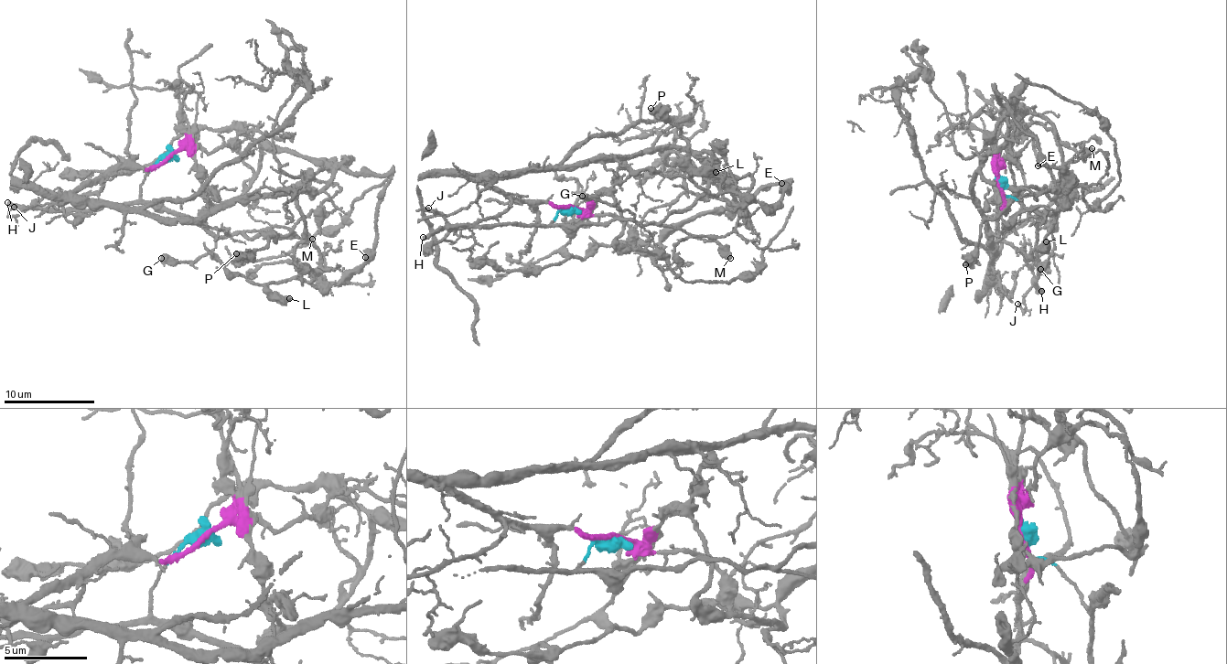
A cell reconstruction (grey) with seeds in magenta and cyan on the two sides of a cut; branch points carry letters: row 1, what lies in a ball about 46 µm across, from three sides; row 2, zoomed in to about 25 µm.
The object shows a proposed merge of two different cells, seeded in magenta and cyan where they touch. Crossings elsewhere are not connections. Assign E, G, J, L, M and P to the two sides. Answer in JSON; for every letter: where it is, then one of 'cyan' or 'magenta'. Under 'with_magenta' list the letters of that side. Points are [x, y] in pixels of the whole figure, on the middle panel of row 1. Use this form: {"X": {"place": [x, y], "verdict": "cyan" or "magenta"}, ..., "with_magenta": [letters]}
{"E": {"place": [781, 183], "verdict": "magenta"}, "G": {"place": [582, 196], "verdict": "cyan"}, "J": {"place": [428, 208], "verdict": "magenta"}, "L": {"place": [715, 172], "verdict": "magenta"}, "M": {"place": [730, 258], "verdict": "cyan"}, "P": {"place": [651, 108], "verdict": "cyan"}, "with_magenta": ["E", "J", "L"]}

